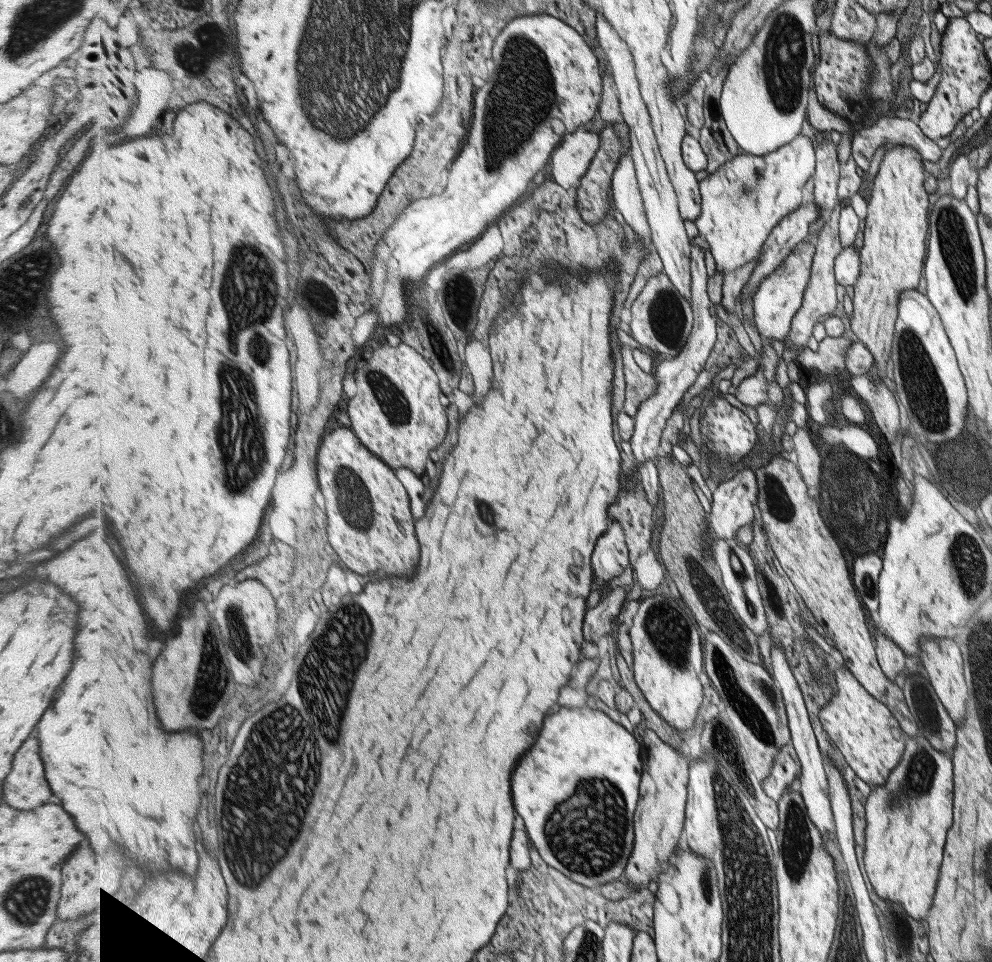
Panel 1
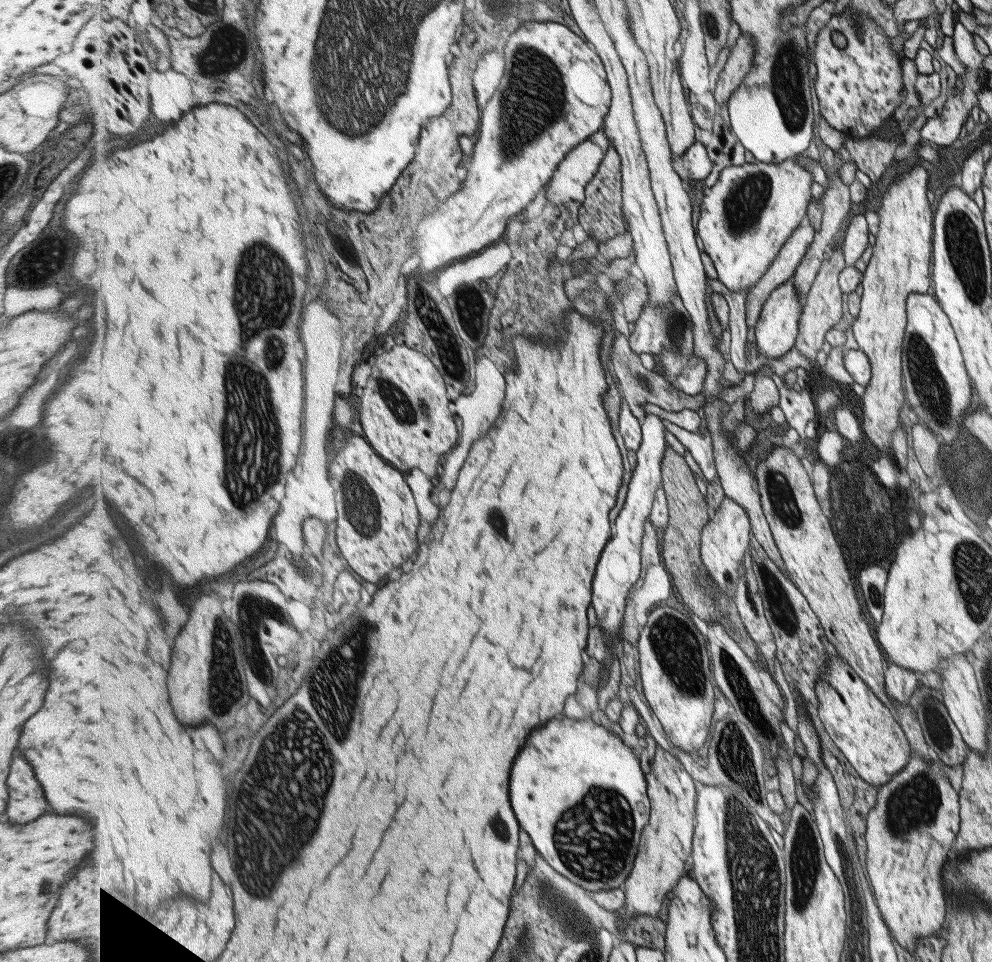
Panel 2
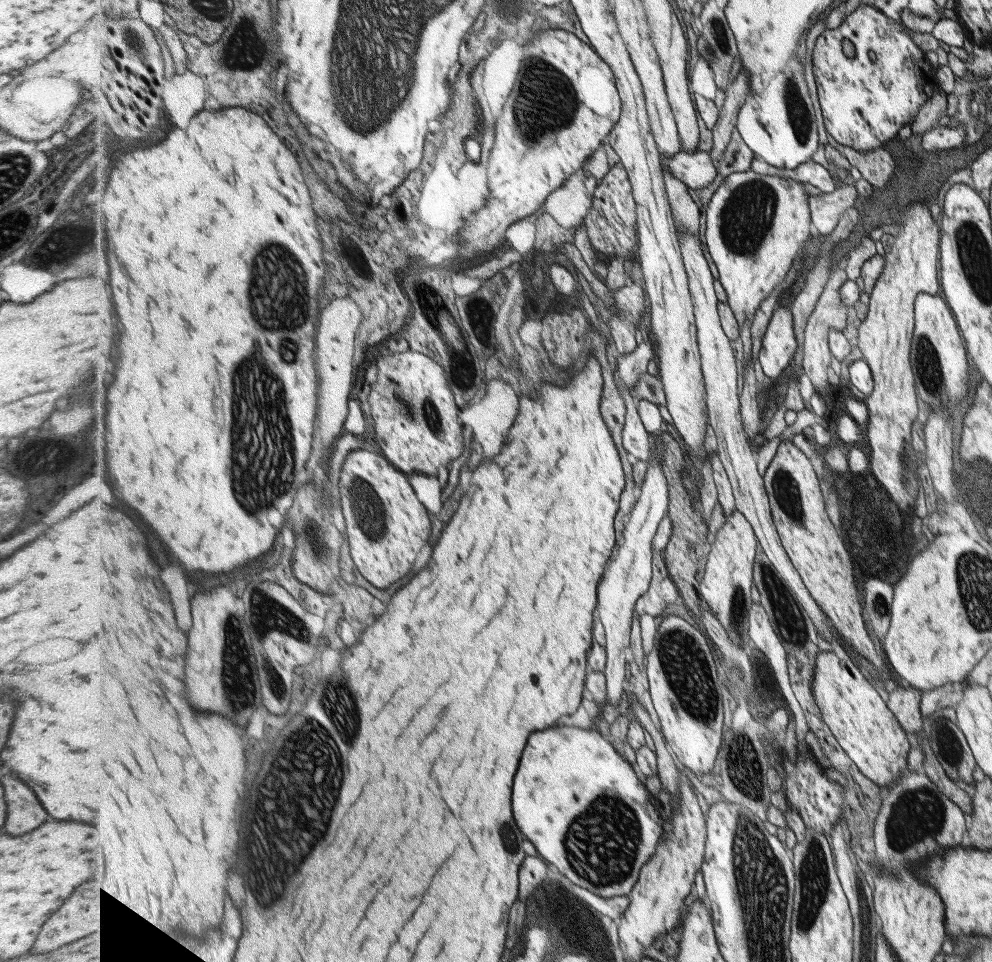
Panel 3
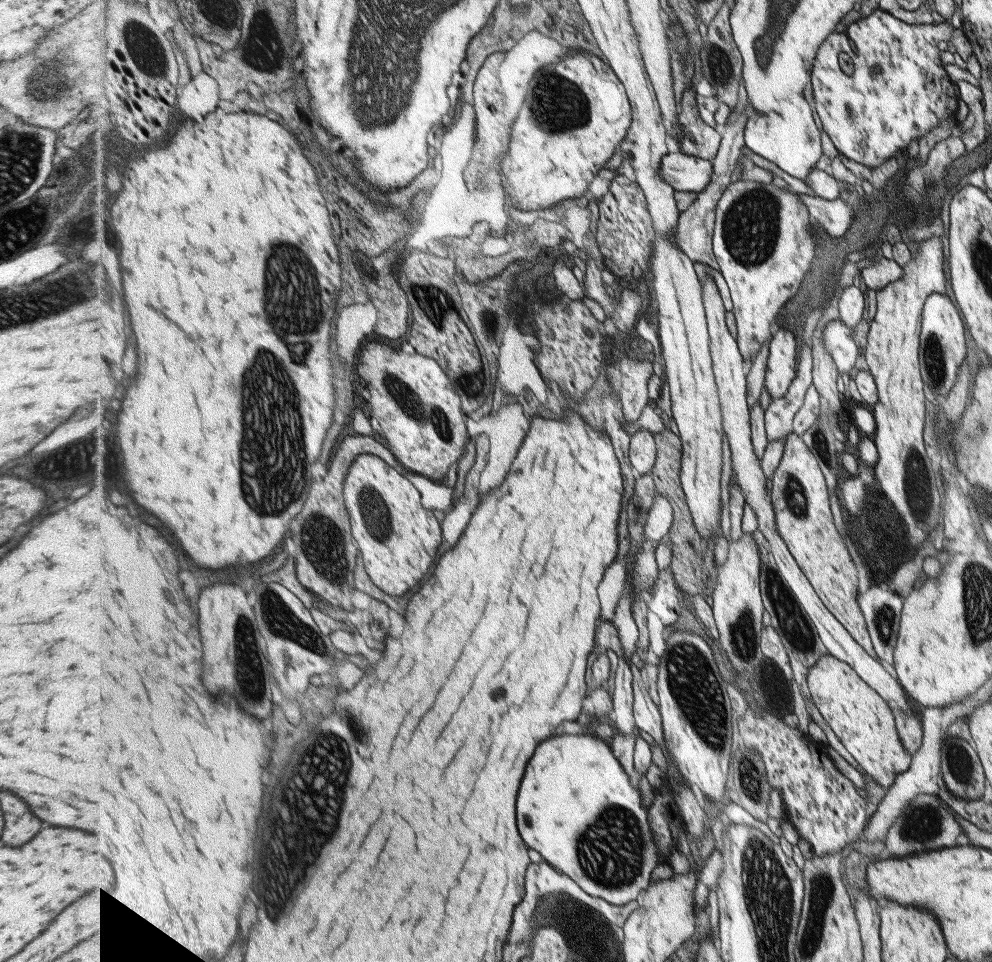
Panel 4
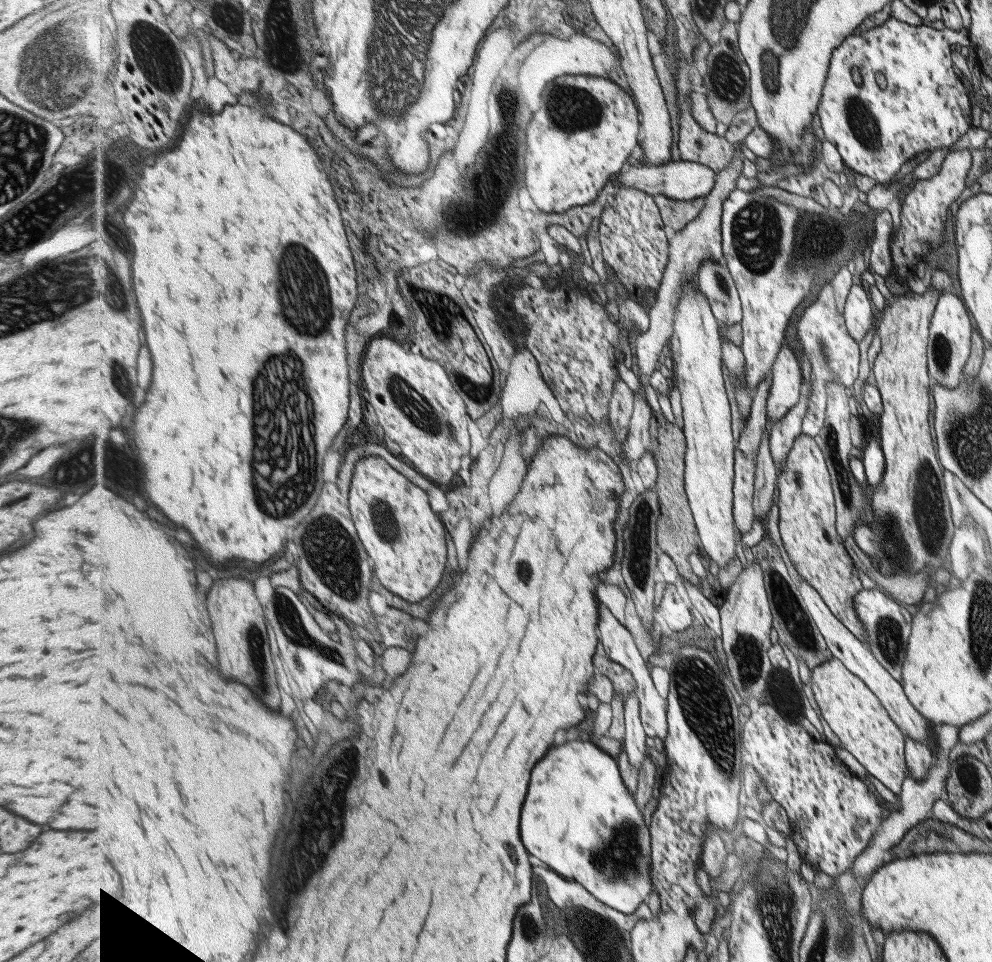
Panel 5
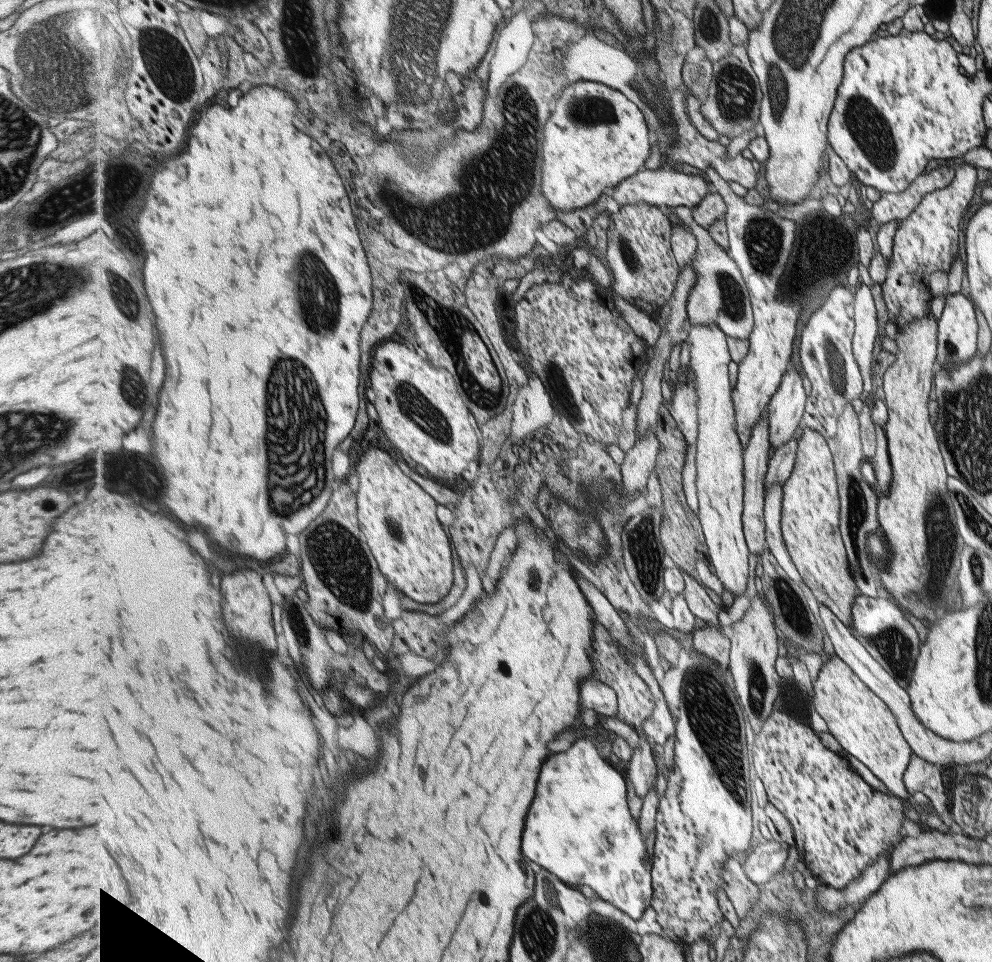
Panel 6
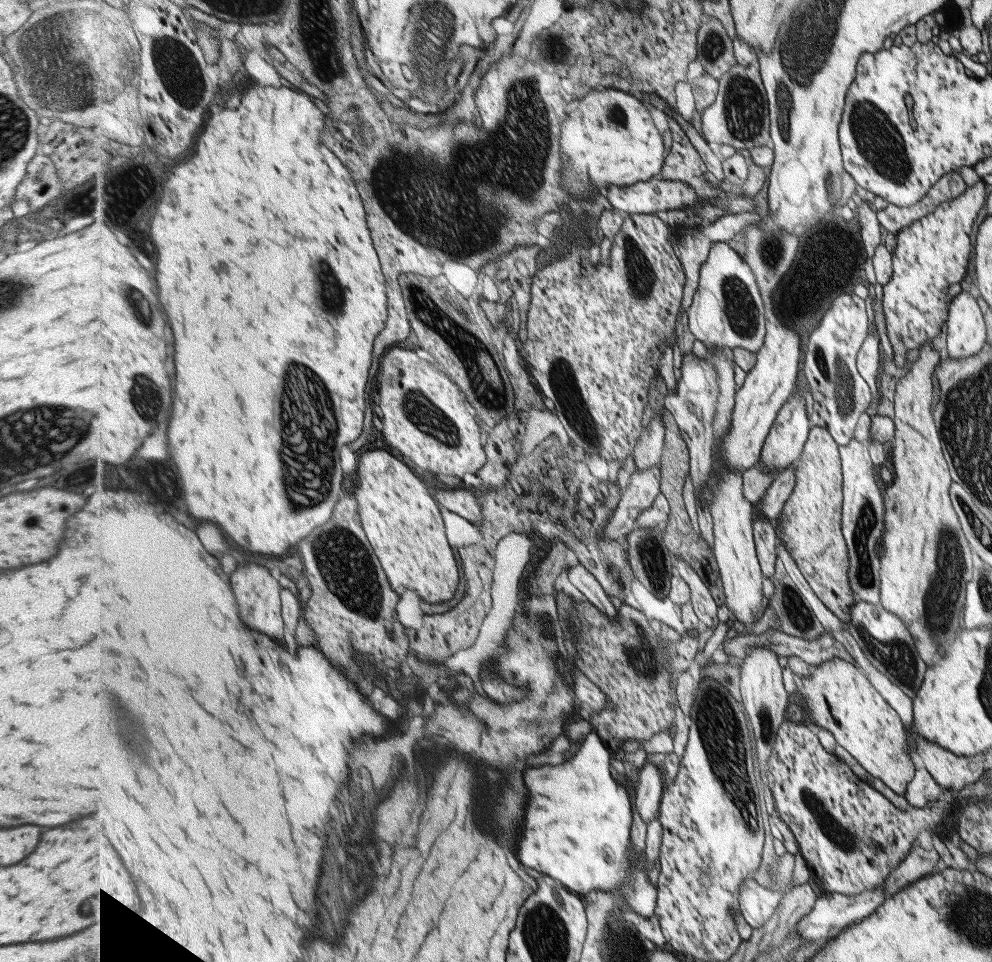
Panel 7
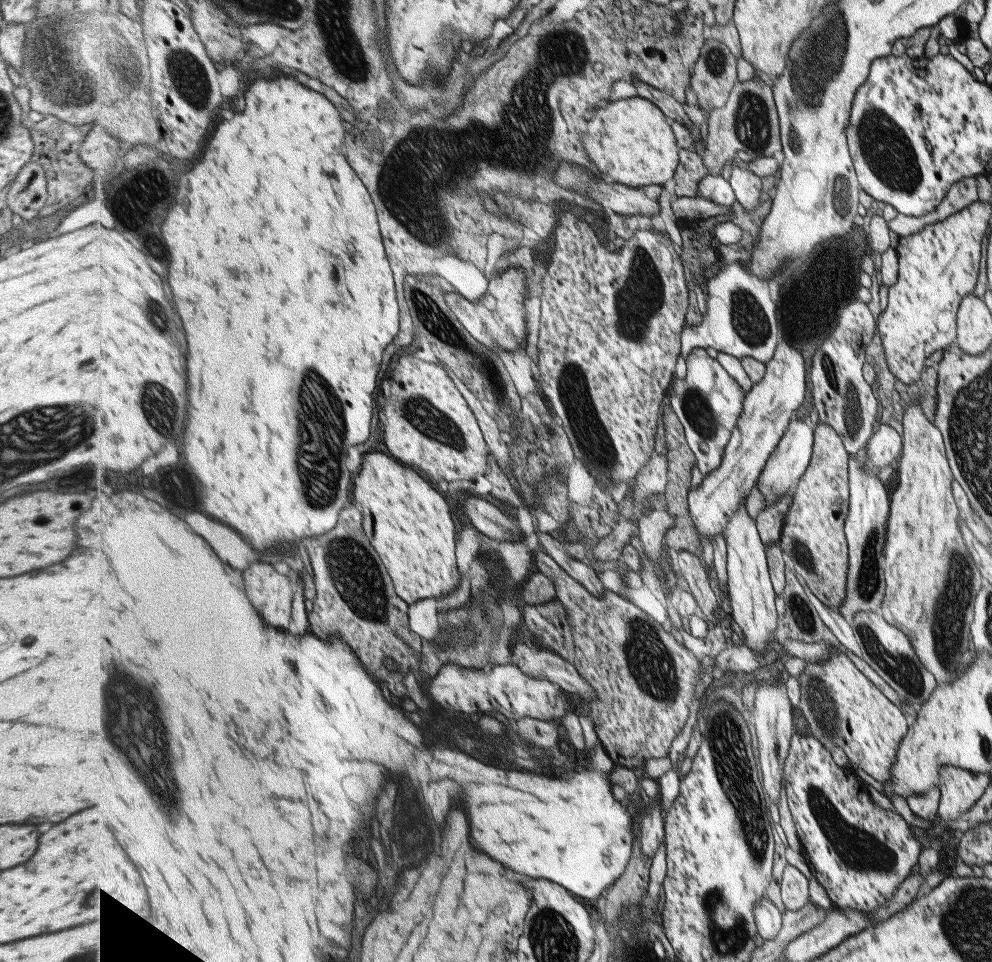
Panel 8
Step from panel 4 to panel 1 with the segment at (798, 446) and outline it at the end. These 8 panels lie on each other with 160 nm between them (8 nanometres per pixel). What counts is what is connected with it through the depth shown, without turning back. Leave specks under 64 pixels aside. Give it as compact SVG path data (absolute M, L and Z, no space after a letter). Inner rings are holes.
M773 457L755 471L759 483L757 516L760 517L768 546L777 556L781 568L793 582L817 624L823 626L826 636L833 642L832 646L840 652L843 668L850 671L869 694L890 707L891 714L898 719L899 726L902 726L907 736L916 736L918 726L914 716L908 711L902 690L895 682L887 679L875 662L873 640L861 604L855 598L849 570L845 566L841 550L837 548L837 542L821 522L817 504L807 496L807 488L797 472L797 467L782 457Z

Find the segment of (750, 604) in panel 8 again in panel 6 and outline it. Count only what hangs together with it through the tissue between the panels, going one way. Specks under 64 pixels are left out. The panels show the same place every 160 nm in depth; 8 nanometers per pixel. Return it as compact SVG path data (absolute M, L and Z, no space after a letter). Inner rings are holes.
M693 325L688 345L691 354L688 368L695 371L698 384L700 429L698 436L698 493L700 523L704 528L711 565L725 589L734 596L741 596L749 588L750 548L744 528L745 448L738 430L735 430L736 406L733 406L733 386L729 376L728 336L715 325Z

